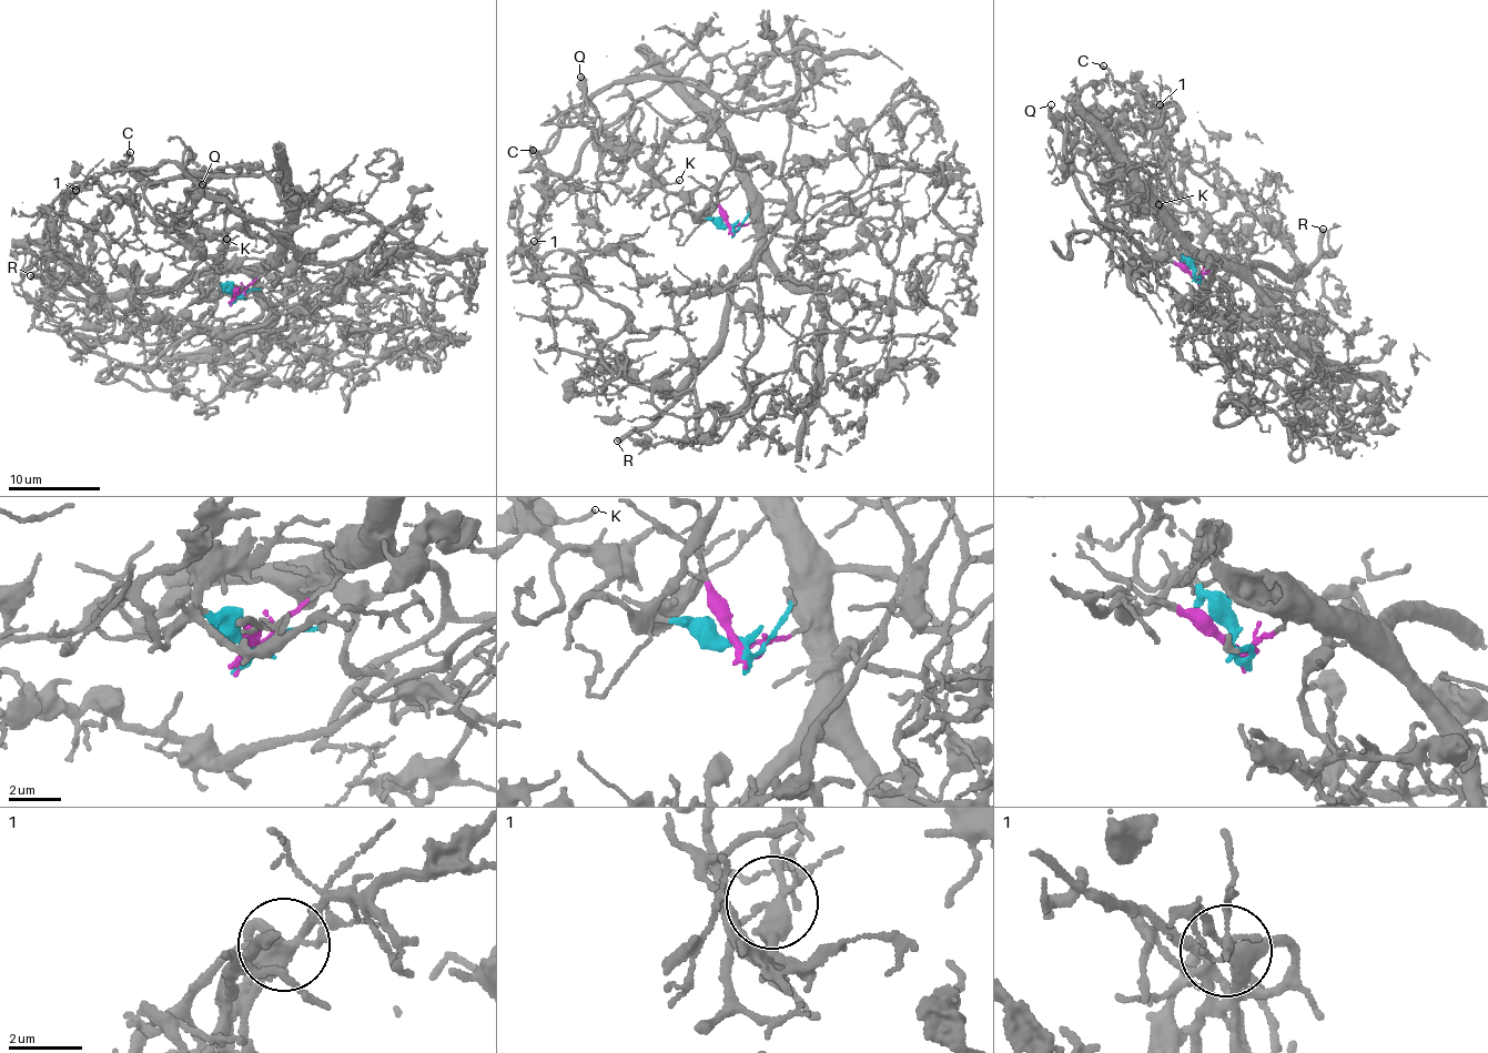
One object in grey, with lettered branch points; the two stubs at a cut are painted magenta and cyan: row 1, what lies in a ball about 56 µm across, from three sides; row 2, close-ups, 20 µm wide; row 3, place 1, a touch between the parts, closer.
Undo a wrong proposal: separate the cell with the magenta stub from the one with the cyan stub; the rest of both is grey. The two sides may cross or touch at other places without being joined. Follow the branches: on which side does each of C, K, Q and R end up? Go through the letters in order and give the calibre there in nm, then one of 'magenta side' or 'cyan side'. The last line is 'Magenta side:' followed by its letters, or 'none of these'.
C: calibre 180 nm; cyan side
K: calibre 120 nm; cyan side
Q: calibre 320 nm; cyan side
R: calibre 440 nm; magenta side
Magenta side: R

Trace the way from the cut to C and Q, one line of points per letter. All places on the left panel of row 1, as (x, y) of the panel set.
C: (236, 296), (194, 274), (202, 190), (347, 265), (257, 325), (166, 319), (69, 215), (130, 151)
Q: (236, 296), (216, 283), (205, 294), (194, 274), (204, 232), (200, 219), (186, 222), (180, 213), (201, 183)

